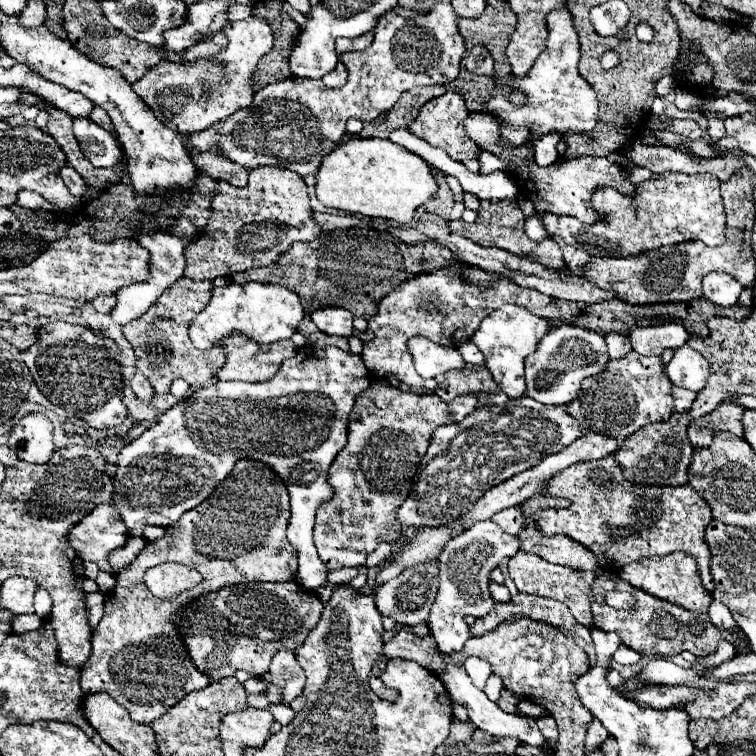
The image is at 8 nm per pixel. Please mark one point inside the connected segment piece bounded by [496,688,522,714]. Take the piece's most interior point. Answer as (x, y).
(507, 701)

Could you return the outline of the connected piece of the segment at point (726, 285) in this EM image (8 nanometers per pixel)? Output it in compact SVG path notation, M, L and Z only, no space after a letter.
M710 272L704 278L704 298L718 306L734 306L744 286L724 272Z

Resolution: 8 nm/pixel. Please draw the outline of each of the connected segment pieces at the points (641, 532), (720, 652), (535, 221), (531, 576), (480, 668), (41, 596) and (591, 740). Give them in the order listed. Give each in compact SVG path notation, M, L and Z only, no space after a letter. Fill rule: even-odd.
M608 456L608 458L596 460L596 462L574 464L574 466L566 468L564 472L556 474L550 480L548 494L572 498L574 508L582 510L582 530L568 530L568 538L580 542L590 552L594 552L598 556L600 568L604 568L612 574L618 574L622 570L622 566L642 560L642 558L666 556L670 552L686 552L692 558L696 558L704 588L708 592L714 590L712 574L708 570L710 550L708 550L708 544L704 542L704 530L706 530L708 522L712 520L712 514L710 514L708 502L690 484L686 484L686 486L636 486L636 484L624 480L616 460L612 456Z
M720 642L720 646L718 646L718 650L712 654L712 656L706 656L706 658L698 658L698 662L702 664L702 666L708 666L708 668L712 668L712 666L720 666L722 662L726 662L726 660L730 660L730 658L734 658L736 656L736 650L734 650L734 646L730 644L730 642Z
M533 215L527 218L524 224L524 230L527 236L533 241L541 241L544 238L551 237L545 230L540 215Z
M518 552L516 556L512 556L508 560L508 574L514 580L518 592L524 594L534 594L534 596L544 596L544 598L552 598L558 600L562 604L566 604L570 608L570 612L574 614L574 618L590 628L592 626L592 610L590 610L590 584L594 580L596 574L600 574L602 570L598 568L596 572L584 572L584 570L572 570L566 566L558 566L558 564L550 564L546 560L542 560L536 554L528 554L528 552Z
M468 658L468 660L464 660L464 668L466 668L468 676L472 678L474 686L478 686L478 688L484 688L488 676L492 674L490 664L484 662L484 660L480 660L480 658Z
M38 587L33 601L34 608L36 608L36 614L38 614L40 618L46 618L51 612L52 603L52 599L48 592L43 588Z
M594 718L591 722L586 737L585 737L585 748L587 752L592 752L595 750L604 740L606 740L608 732L606 728L598 722L598 719Z

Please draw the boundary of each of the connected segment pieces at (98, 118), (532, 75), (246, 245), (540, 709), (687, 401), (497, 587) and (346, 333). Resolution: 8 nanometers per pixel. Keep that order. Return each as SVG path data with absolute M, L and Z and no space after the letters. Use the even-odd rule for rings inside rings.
M96 106L96 108L94 108L94 114L92 114L90 118L92 118L96 124L100 124L102 128L106 128L106 130L110 130L110 132L116 132L116 130L114 130L112 120L108 120L108 114L106 114L102 108L98 108L98 106Z
M558 8L552 10L546 16L546 28L548 28L548 46L546 50L536 58L534 66L530 68L530 72L522 78L510 74L508 78L494 78L494 94L490 96L488 102L484 102L484 114L490 114L492 118L496 118L500 122L500 132L502 132L502 140L508 146L520 146L526 144L530 140L538 140L540 136L546 136L550 132L556 134L566 134L566 132L592 132L596 128L598 122L598 96L592 90L592 86L578 74L578 60L580 60L580 44L578 44L578 34L574 30L574 20L568 8ZM520 90L526 92L528 96L528 104L522 104L520 108L516 108L510 100L508 94Z
M258 166L250 170L250 180L244 188L218 182L212 198L212 218L206 230L186 248L184 276L192 280L214 280L218 276L232 276L242 270L270 266L294 242L312 242L322 230L338 230L356 226L356 218L348 214L320 214L310 210L304 180L278 166Z
M522 700L522 702L518 704L518 710L520 710L520 714L532 716L532 718L540 718L540 716L544 716L544 712L546 712L544 706L534 704L534 702L530 702L530 700Z
M674 386L672 388L672 396L674 396L674 406L676 406L676 412L684 412L692 406L694 398L696 398L696 392L690 392L690 390L684 390L684 388L678 388Z
M490 580L490 590L492 590L492 596L496 602L508 602L510 600L510 592L504 584L496 584Z
M320 308L320 310L312 312L310 318L318 326L318 330L324 334L344 336L344 338L354 336L352 314L344 308Z

